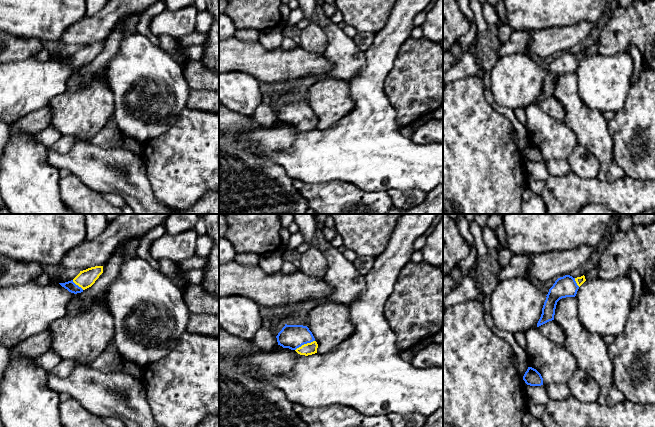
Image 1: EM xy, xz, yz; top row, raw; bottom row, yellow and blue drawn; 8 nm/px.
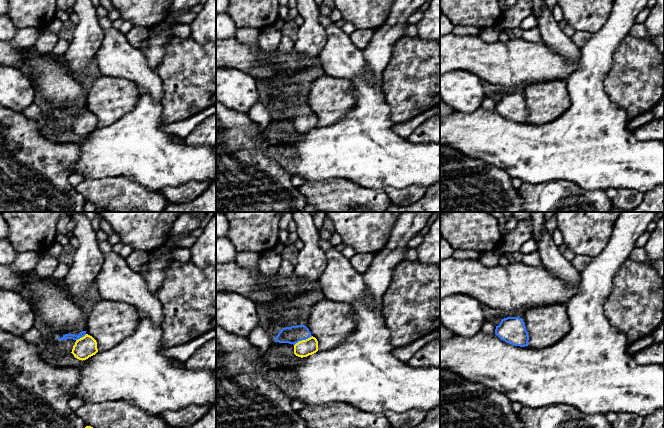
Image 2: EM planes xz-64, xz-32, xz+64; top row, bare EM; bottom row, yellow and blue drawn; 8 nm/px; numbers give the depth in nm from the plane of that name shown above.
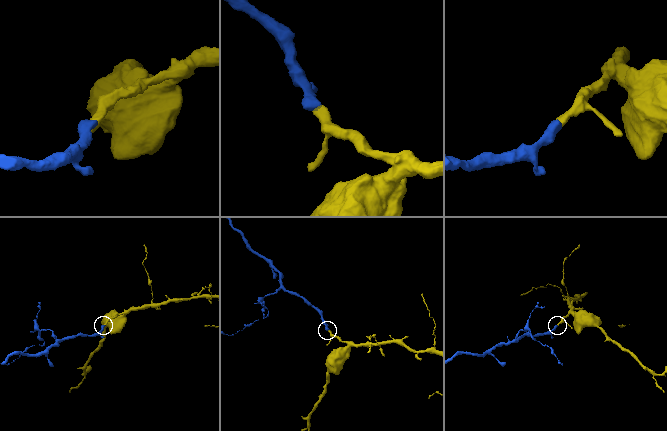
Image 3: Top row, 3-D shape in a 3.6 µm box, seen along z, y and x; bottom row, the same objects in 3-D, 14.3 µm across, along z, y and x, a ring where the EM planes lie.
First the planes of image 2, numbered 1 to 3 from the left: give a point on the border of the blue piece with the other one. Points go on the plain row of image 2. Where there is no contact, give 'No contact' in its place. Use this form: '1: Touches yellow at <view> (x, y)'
1: Touches yellow at xz-64 (82, 113)
2: Touches yellow at xz-32 (303, 116)
3: No contact

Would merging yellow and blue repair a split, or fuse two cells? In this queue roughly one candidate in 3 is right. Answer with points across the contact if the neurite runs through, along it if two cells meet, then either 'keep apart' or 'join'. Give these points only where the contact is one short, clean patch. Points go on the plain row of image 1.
way xz (307, 125), (304, 120), (297, 113), (291, 112); join

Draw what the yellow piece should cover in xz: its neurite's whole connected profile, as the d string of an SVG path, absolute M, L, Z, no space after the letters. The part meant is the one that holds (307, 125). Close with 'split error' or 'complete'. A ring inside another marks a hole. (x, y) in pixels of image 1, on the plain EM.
M285 100L276 114L278 121L295 126L300 131L317 129L318 120L307 102Z; split error

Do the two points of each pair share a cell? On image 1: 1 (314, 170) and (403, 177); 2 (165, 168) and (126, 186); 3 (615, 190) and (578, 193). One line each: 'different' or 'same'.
1: same
2: different
3: same

